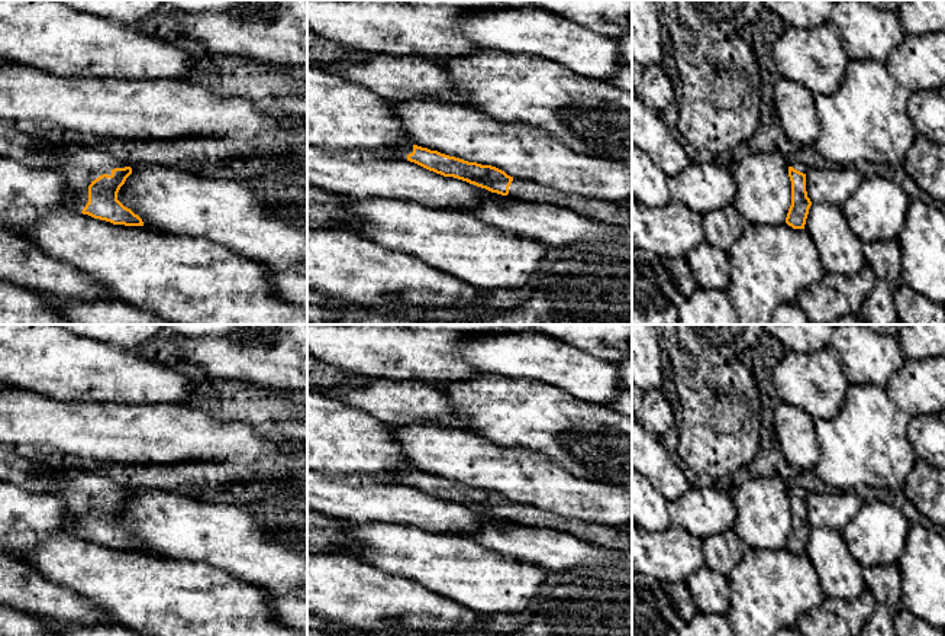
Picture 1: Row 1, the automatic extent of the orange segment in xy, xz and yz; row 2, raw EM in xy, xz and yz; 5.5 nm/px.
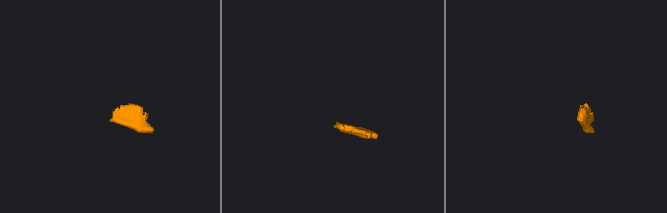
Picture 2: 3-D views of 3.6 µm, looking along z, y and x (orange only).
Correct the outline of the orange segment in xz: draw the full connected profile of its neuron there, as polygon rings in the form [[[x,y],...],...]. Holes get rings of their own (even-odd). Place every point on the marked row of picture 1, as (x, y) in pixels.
[[[401,145],[394,149],[393,155],[444,177],[454,177],[491,193],[529,203],[565,206],[583,217],[610,225],[632,226],[632,210],[620,203],[593,200],[580,194],[564,194],[533,181],[513,178],[496,167],[468,162],[417,145]]]

